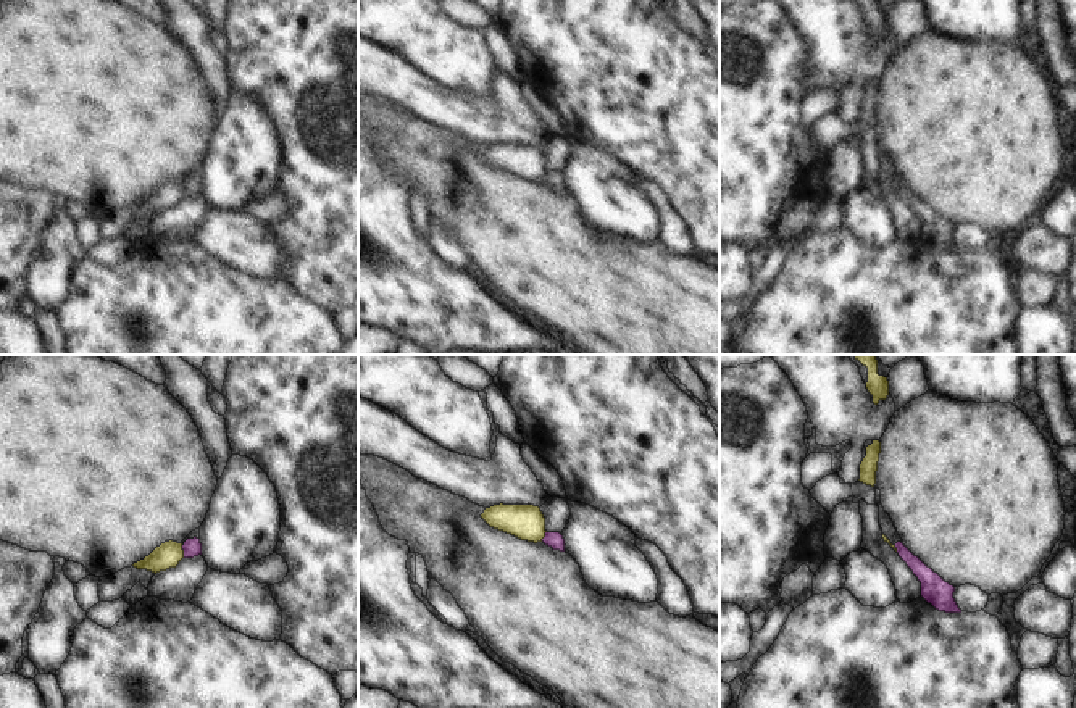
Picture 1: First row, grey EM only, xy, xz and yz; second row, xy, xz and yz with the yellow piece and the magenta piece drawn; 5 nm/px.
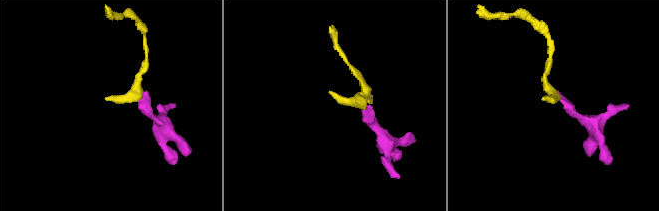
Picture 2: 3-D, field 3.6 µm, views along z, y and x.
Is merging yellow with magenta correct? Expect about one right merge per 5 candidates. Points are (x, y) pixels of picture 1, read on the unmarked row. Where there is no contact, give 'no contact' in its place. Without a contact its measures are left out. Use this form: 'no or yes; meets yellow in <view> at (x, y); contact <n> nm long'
no; meets yellow in xy at (183, 191); contact 70 nm long

